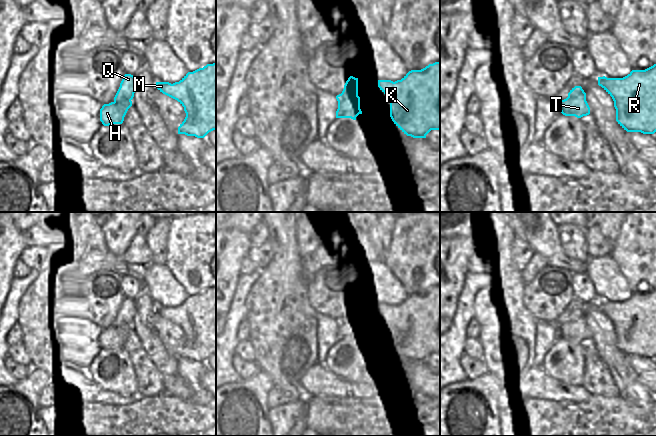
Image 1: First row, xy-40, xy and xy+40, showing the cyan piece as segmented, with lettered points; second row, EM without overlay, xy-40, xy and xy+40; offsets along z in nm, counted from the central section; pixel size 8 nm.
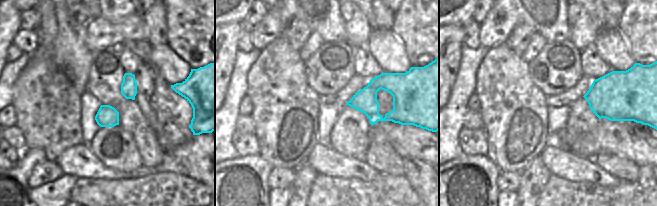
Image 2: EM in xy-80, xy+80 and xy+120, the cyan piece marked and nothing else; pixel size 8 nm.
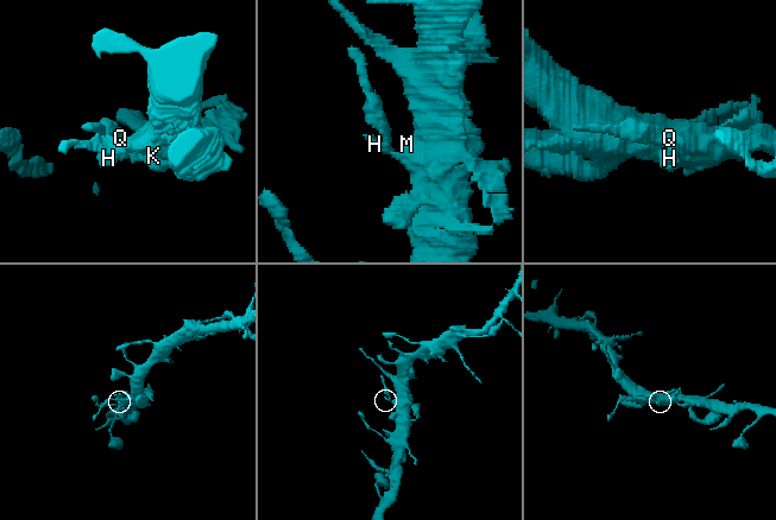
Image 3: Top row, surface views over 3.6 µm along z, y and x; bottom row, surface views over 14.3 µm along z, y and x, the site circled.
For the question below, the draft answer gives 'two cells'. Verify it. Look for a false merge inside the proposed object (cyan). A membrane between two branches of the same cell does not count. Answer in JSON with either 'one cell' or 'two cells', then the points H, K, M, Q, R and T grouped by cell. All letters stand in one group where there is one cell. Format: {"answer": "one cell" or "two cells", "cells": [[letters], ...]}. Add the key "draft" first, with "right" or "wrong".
{"draft": "right", "answer": "two cells", "cells": [["H", "K", "M", "R", "T"], ["Q"]]}

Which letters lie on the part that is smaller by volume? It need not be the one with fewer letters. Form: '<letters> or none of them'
Q

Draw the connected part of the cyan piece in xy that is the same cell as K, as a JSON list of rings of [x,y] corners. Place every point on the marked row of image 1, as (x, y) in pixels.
[[[440,61],[421,70],[409,71],[401,80],[378,80],[378,87],[390,99],[390,117],[407,136],[426,138],[431,130],[440,130]]]

